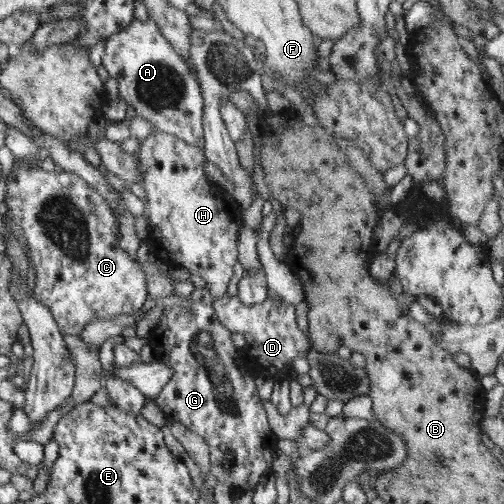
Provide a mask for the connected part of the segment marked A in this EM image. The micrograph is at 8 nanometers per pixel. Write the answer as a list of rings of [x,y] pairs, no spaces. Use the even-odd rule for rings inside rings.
[[[150,16],[146,21],[134,20],[134,23],[130,24],[126,30],[118,32],[116,34],[110,35],[105,42],[105,52],[102,56],[102,65],[108,71],[110,78],[116,77],[118,79],[118,90],[120,91],[119,98],[126,103],[127,106],[134,107],[136,113],[142,116],[145,120],[148,120],[154,127],[155,132],[164,132],[176,137],[179,137],[182,141],[186,142],[192,147],[204,148],[206,146],[206,135],[203,133],[203,96],[200,85],[198,84],[196,78],[191,75],[190,66],[188,66],[187,61],[183,60],[178,53],[175,52],[175,45],[172,44],[170,40],[163,34],[163,29],[160,28],[158,24]]]

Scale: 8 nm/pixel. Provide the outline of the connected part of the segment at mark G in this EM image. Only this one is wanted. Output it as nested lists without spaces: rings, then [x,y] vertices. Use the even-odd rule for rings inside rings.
[[[196,288],[190,293],[189,298],[189,306],[165,307],[149,338],[150,344],[158,350],[160,358],[163,358],[162,361],[174,372],[153,401],[169,419],[181,422],[208,443],[210,472],[232,491],[242,493],[249,490],[250,486],[256,486],[261,476],[273,473],[268,470],[272,470],[272,454],[276,446],[275,433],[268,426],[267,412],[254,385],[258,373],[250,374],[246,370],[242,358],[238,356],[230,340],[228,328],[220,324],[221,320],[215,311],[213,291],[208,288]],[[228,457],[228,461],[232,461],[233,464],[232,472],[227,472],[224,468],[223,460],[227,460]]]

